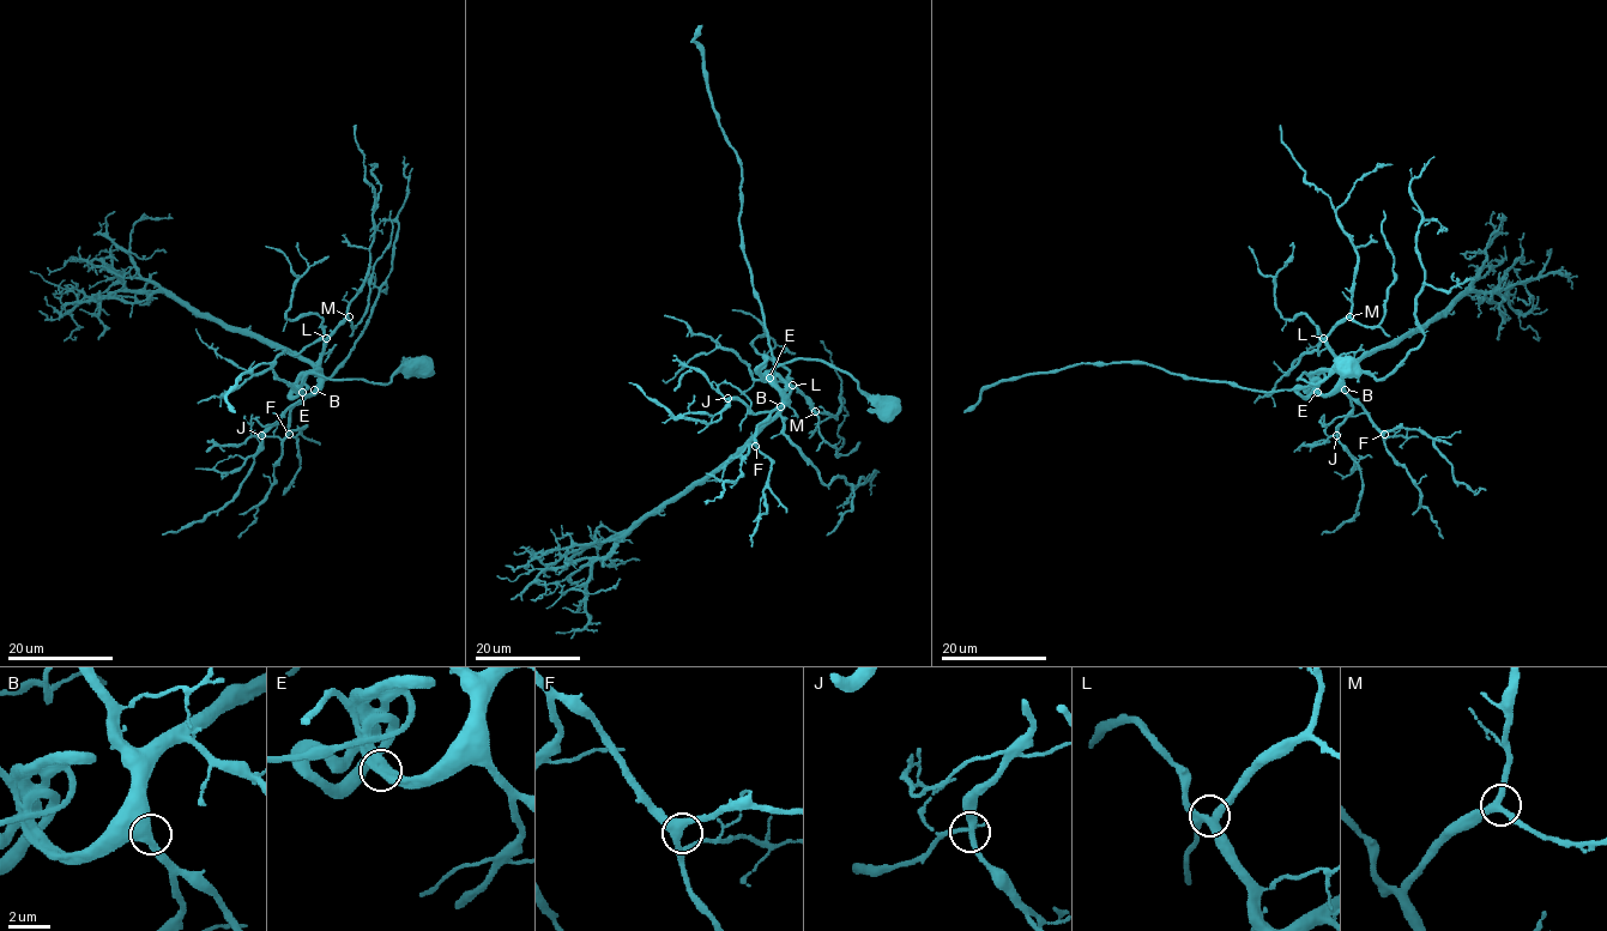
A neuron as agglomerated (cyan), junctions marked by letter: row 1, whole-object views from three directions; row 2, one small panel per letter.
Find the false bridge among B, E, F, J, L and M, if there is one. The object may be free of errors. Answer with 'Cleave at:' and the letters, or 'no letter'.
Cleave at: no letter

